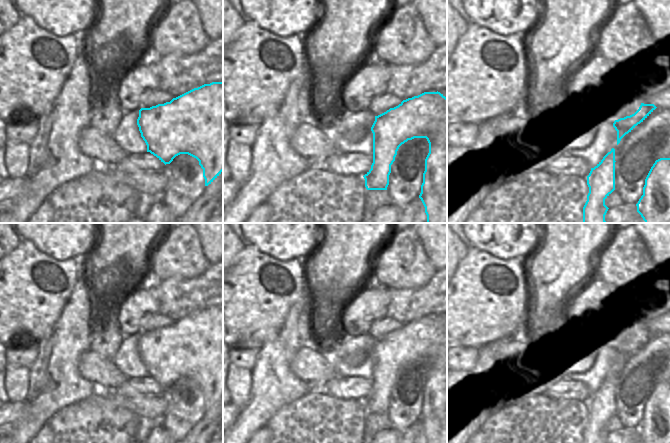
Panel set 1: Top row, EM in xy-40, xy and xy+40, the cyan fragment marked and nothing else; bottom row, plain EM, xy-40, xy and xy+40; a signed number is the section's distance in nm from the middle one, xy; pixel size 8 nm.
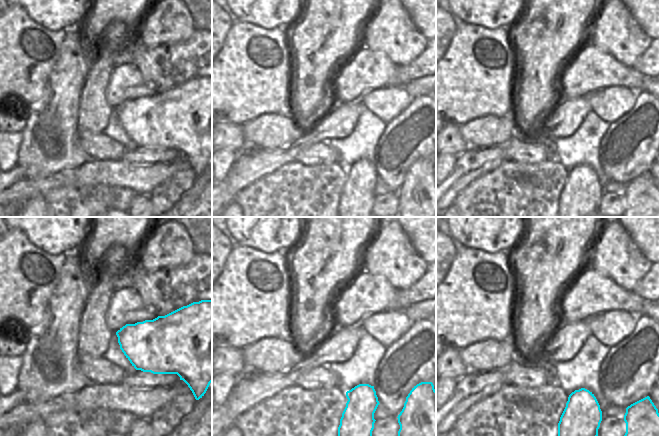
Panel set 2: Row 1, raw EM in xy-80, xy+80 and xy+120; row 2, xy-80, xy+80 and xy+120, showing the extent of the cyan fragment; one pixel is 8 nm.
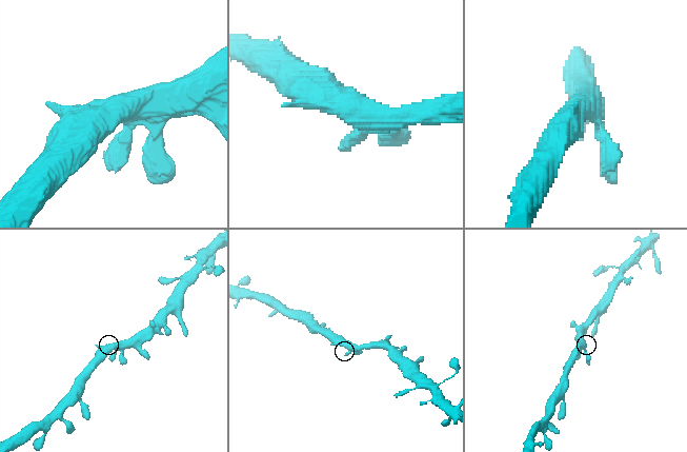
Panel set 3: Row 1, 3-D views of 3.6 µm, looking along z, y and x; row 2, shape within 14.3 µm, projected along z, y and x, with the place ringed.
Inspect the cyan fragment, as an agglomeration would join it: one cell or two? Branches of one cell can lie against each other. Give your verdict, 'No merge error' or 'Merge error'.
No merge error.

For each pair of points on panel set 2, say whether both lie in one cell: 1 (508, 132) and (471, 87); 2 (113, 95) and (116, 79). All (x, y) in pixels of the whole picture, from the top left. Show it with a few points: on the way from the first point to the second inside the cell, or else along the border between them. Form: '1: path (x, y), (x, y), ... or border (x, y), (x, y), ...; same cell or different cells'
1: border (511, 115), (503, 117), (481, 116), (473, 120); different cells
2: path (116, 91), (116, 83); same cell

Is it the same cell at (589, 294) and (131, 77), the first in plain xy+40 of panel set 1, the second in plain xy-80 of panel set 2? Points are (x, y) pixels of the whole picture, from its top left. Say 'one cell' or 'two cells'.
one cell

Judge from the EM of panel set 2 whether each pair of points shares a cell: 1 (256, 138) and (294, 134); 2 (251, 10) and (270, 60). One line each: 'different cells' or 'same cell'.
1: same cell
2: different cells

